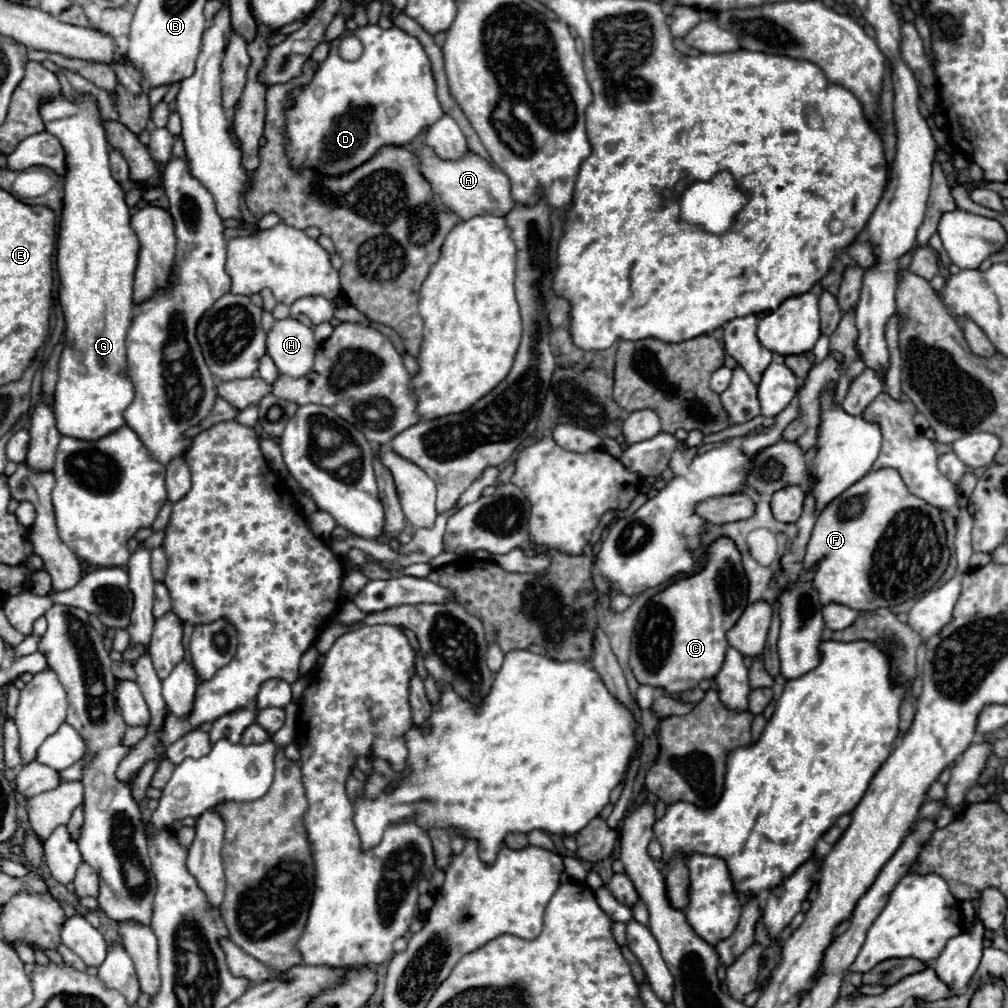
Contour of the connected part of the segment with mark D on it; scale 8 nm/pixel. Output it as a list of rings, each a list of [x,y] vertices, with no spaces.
[[[368,24],[356,30],[356,38],[364,44],[364,54],[356,62],[342,60],[338,56],[340,40],[332,40],[330,54],[316,70],[312,82],[306,88],[292,90],[294,106],[286,112],[286,154],[294,168],[316,168],[328,176],[340,176],[372,158],[382,146],[404,146],[412,142],[422,128],[444,116],[436,98],[430,60],[414,36],[396,26],[382,30],[378,24]]]

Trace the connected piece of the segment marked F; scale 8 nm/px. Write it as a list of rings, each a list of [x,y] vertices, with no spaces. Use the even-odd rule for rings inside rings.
[[[882,468],[868,472],[862,480],[836,496],[820,512],[806,548],[802,568],[804,572],[814,574],[812,584],[816,584],[816,592],[820,592],[820,602],[824,606],[834,602],[858,612],[866,612],[882,606],[890,608],[922,596],[938,582],[948,564],[948,558],[950,552],[946,548],[946,530],[940,518],[940,510],[910,494],[894,468]]]

